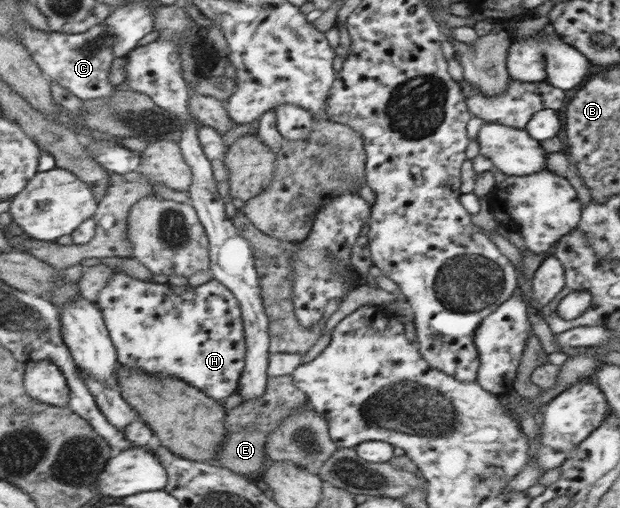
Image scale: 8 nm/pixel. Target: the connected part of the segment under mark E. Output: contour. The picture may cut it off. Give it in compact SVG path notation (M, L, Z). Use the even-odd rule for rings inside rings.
M291 375L268 377L266 390L262 396L247 399L227 412L227 439L216 464L242 475L259 475L271 462L266 449L267 432L279 429L285 418L301 408L313 410L312 403L305 392L294 385Z

